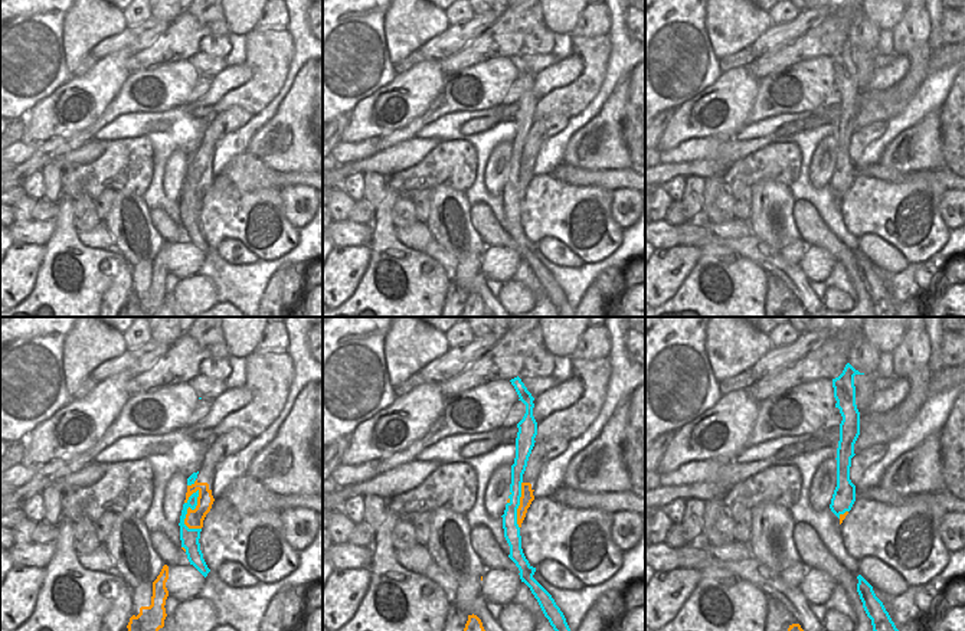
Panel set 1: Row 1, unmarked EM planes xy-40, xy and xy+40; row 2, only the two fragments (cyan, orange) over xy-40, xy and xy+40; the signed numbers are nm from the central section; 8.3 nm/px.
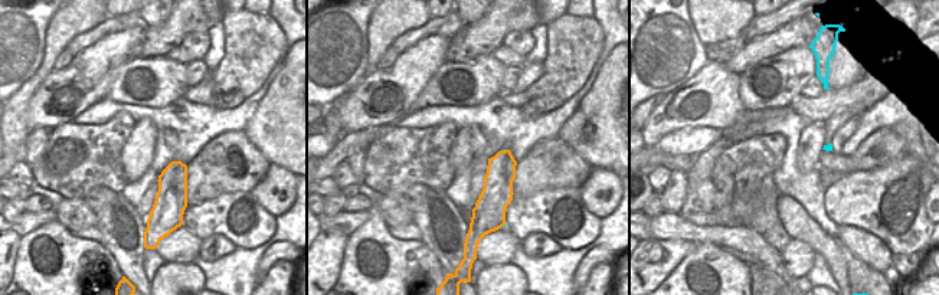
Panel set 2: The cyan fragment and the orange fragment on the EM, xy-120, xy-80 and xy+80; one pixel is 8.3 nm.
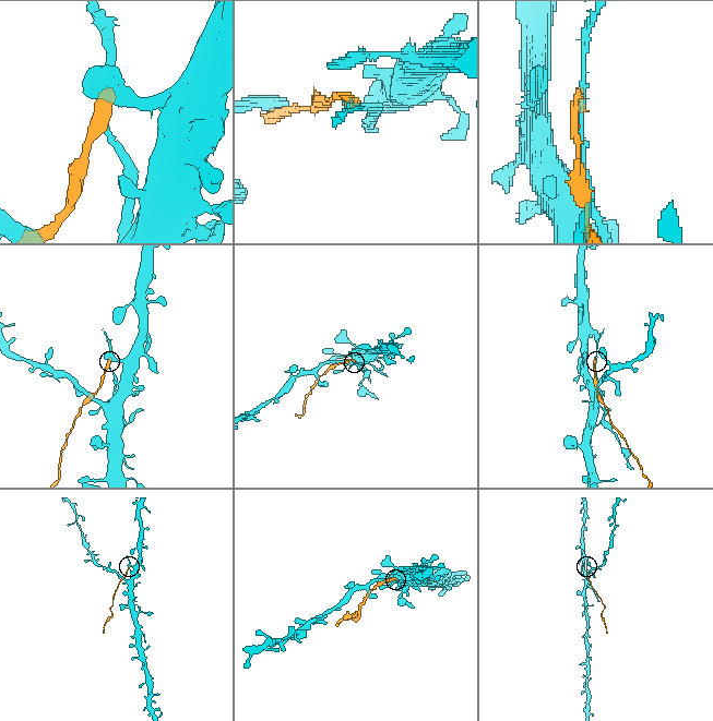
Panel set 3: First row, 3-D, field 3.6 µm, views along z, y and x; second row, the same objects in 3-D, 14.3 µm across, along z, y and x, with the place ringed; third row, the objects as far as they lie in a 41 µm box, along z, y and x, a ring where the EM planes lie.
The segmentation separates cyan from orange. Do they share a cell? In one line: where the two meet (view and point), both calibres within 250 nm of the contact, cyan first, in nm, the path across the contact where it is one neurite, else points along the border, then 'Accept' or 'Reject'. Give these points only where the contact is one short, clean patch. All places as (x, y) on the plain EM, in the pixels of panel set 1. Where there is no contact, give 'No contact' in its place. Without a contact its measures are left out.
Touches cyan at xy-40 (186, 189). Thickness 150 nm (cyan) against 150 nm. Reject

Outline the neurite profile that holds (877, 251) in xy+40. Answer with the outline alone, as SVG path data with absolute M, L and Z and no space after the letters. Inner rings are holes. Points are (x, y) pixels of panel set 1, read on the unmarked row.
M876 235L857 238L857 251L886 272L902 272L909 265L894 246Z

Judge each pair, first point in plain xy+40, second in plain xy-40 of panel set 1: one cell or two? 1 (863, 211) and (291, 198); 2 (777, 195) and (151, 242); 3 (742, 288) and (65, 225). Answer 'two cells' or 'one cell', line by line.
1: two cells
2: one cell
3: one cell

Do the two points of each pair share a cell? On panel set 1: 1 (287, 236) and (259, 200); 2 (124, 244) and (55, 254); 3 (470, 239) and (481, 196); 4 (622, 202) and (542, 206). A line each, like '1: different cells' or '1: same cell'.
1: same cell
2: different cells
3: different cells
4: different cells

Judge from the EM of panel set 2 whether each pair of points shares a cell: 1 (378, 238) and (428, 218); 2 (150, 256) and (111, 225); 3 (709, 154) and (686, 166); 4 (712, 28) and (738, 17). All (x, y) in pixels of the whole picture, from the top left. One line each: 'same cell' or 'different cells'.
1: different cells
2: different cells
3: different cells
4: same cell

